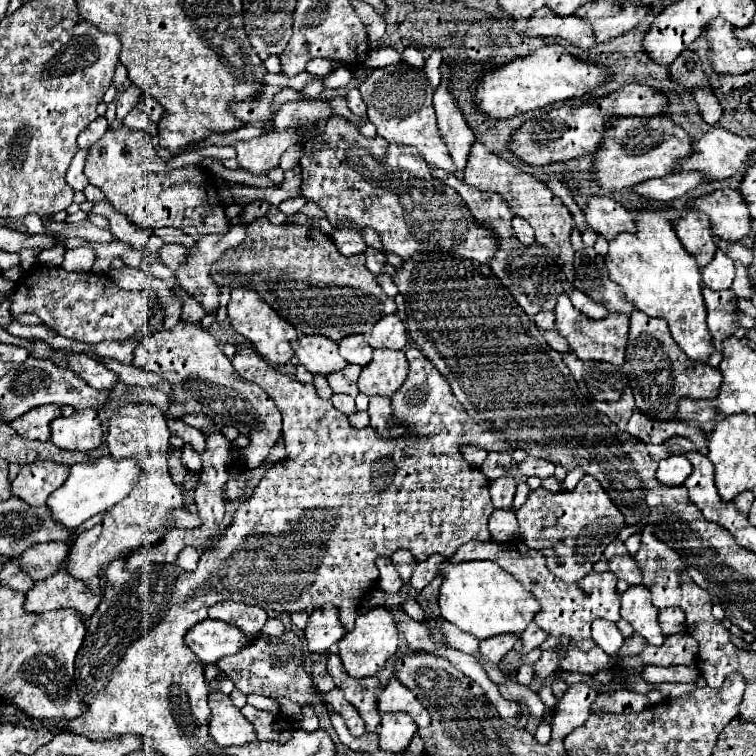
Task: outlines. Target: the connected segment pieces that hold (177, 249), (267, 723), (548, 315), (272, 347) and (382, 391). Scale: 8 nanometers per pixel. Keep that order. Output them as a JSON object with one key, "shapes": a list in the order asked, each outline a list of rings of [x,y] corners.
{"shapes":[[[[165,243],[165,245],[161,247],[161,251],[159,251],[159,261],[161,261],[167,269],[177,271],[177,269],[179,269],[179,265],[187,263],[187,259],[189,259],[187,255],[189,255],[189,253],[187,253],[187,249],[185,249],[183,245]]],[[[245,705],[241,709],[241,715],[253,725],[257,739],[261,739],[261,741],[285,743],[287,739],[291,739],[291,731],[289,731],[289,727],[283,725],[283,719],[279,719],[277,715],[273,715],[269,711],[261,711],[251,705]]],[[[541,311],[533,317],[535,325],[539,331],[547,331],[547,329],[553,329],[555,327],[555,313],[553,311]]],[[[247,287],[233,289],[227,311],[229,311],[229,321],[231,321],[233,331],[241,333],[247,341],[251,341],[255,345],[255,349],[259,351],[259,355],[263,355],[271,365],[289,363],[289,359],[293,355],[291,341],[299,337],[299,331],[295,327],[291,327],[285,319],[281,319],[277,315],[277,311],[267,301],[263,301],[255,289],[247,289]]],[[[373,349],[373,359],[367,367],[363,367],[359,377],[359,391],[369,397],[391,397],[401,387],[407,371],[409,363],[403,349]]]]}

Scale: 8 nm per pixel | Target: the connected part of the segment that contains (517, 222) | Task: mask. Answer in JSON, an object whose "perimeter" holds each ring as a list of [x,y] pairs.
{"perimeter":[[[513,217],[513,229],[515,229],[515,235],[517,235],[517,239],[519,239],[521,243],[525,243],[525,245],[535,243],[531,225],[529,225],[523,217]]]}

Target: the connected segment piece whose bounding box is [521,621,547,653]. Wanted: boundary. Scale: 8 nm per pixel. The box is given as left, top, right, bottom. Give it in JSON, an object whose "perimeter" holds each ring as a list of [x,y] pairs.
{"perimeter":[[[531,621],[531,625],[523,631],[523,635],[521,635],[521,641],[523,641],[523,653],[529,653],[533,647],[539,647],[543,641],[547,639],[547,633],[543,633],[541,631],[541,627],[537,627],[533,621]]]}

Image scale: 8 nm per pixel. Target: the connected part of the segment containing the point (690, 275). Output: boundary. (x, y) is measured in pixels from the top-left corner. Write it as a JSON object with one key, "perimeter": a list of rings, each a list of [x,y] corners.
{"perimeter":[[[633,209],[629,211],[635,217],[635,233],[619,233],[609,241],[609,253],[605,255],[605,267],[609,277],[623,287],[625,299],[635,305],[635,309],[647,313],[649,317],[663,317],[669,321],[671,335],[679,347],[687,353],[689,359],[705,363],[711,353],[711,333],[707,329],[707,311],[701,293],[701,271],[695,263],[695,257],[681,247],[673,223],[667,219],[667,209]]]}

